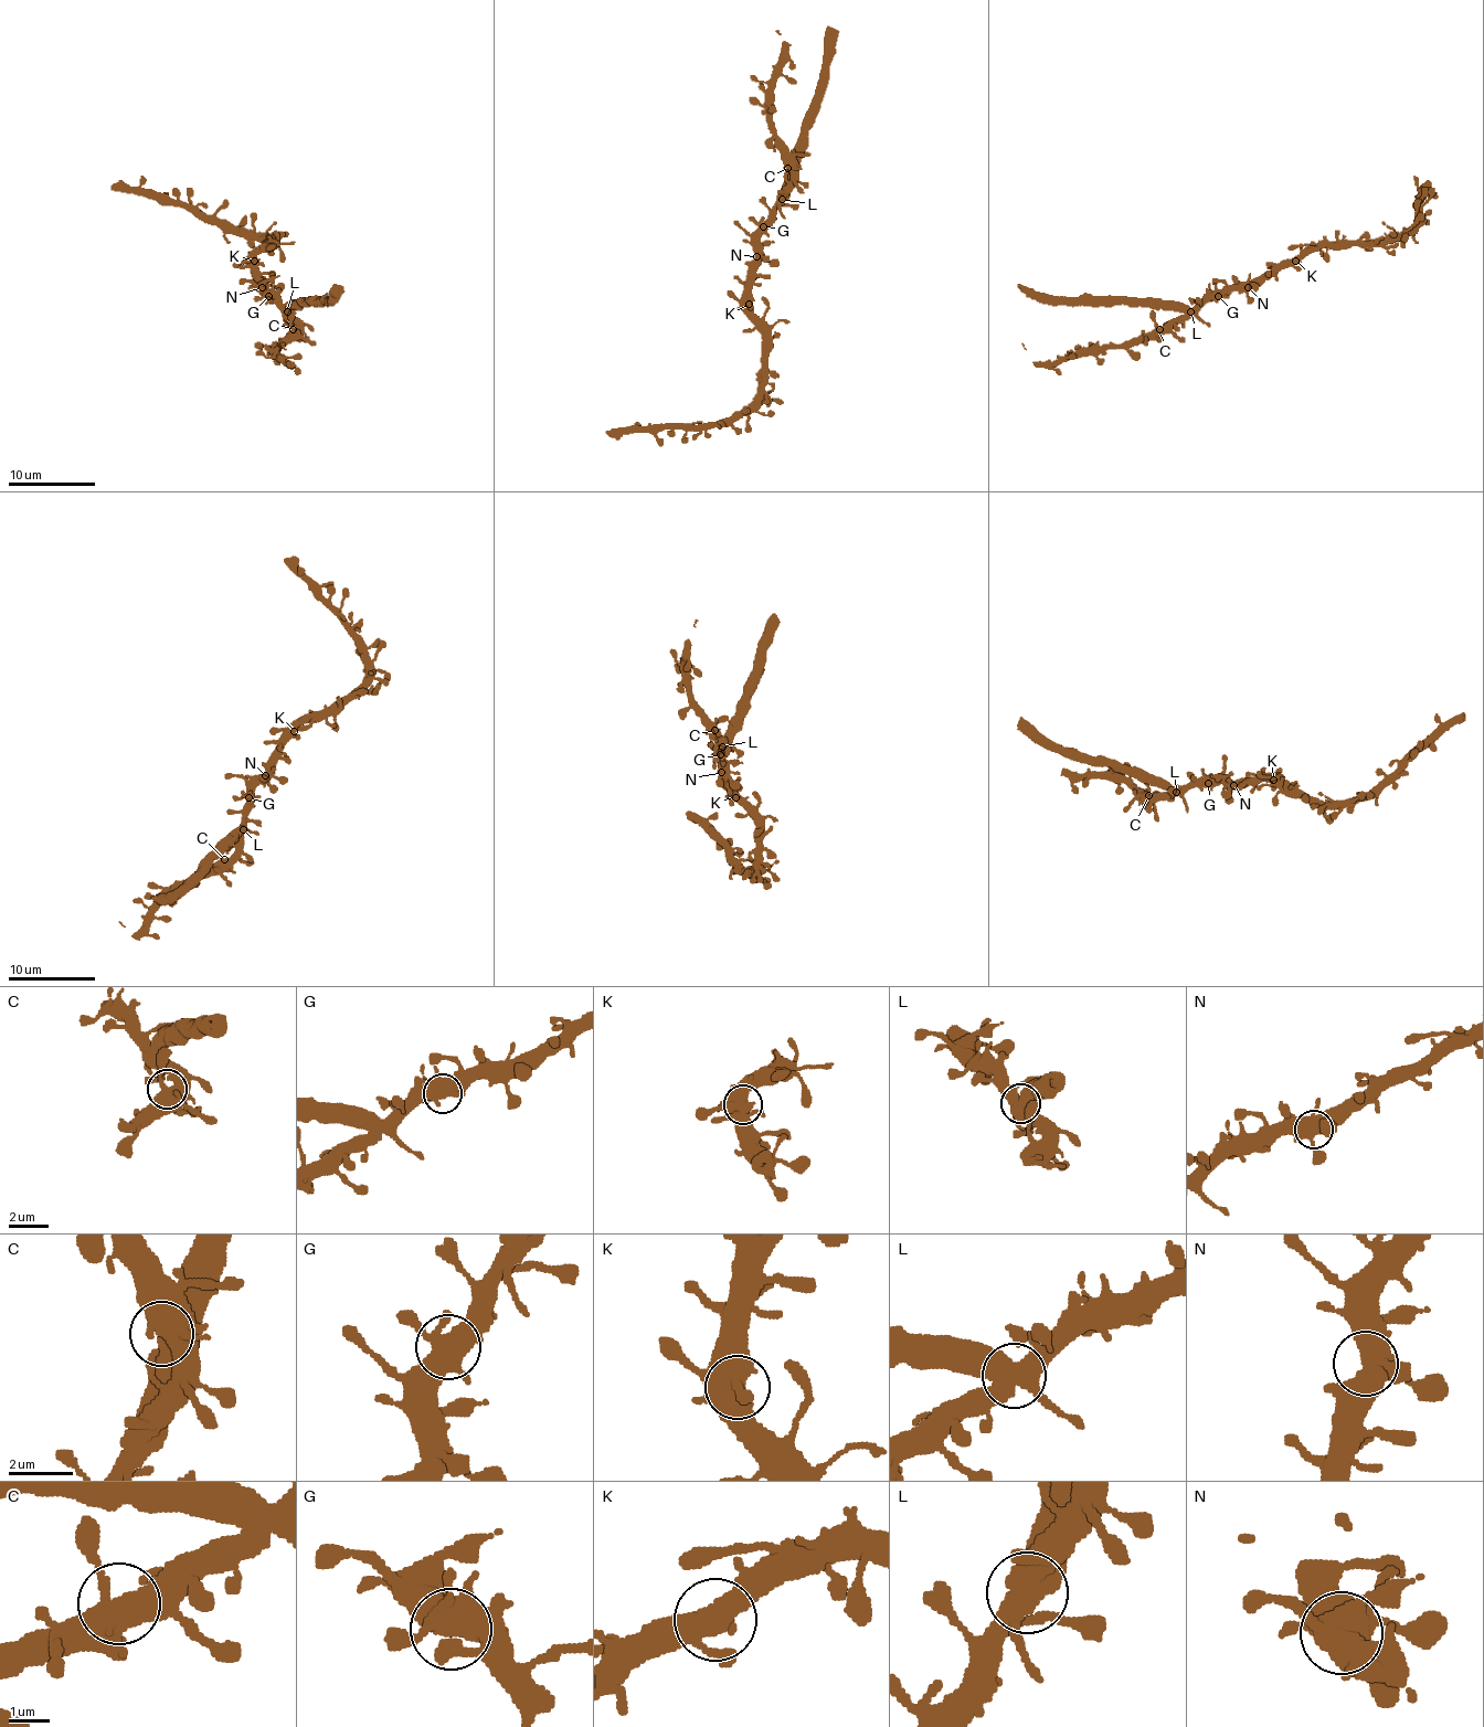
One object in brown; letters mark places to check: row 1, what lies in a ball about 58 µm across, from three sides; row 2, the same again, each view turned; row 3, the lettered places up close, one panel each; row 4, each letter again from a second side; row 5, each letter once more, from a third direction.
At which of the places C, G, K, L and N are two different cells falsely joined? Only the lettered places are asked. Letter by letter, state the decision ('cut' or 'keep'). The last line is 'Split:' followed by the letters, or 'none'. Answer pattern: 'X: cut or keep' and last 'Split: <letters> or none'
C: keep
G: keep
K: keep
L: cut
N: keep
Split: L

